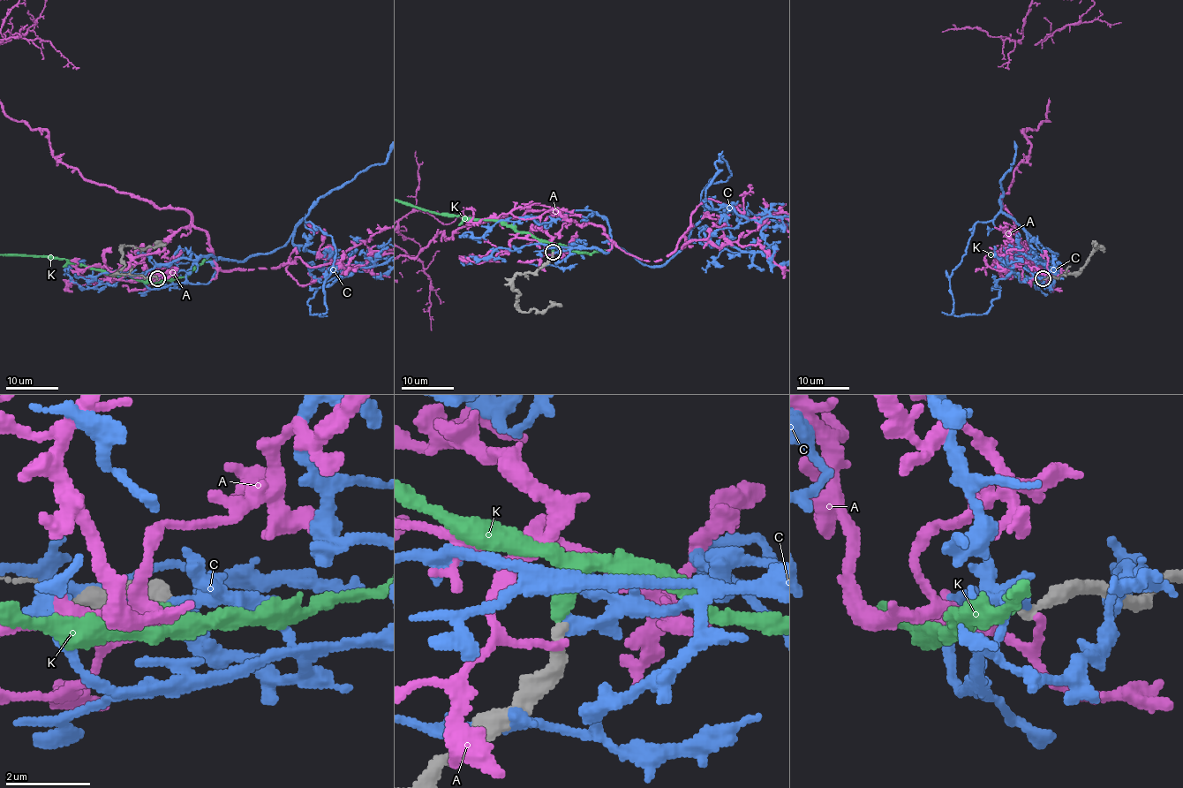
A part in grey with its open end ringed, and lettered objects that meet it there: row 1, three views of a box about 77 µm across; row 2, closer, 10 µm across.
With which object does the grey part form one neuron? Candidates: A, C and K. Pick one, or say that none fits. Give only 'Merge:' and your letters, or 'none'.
Merge: K

